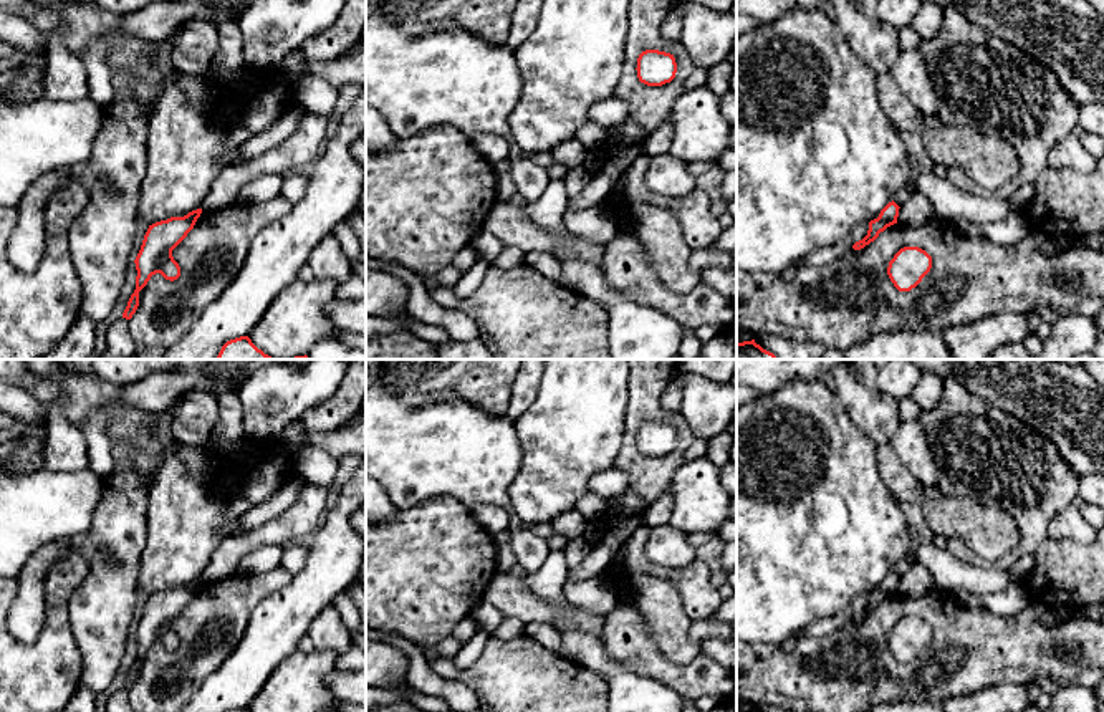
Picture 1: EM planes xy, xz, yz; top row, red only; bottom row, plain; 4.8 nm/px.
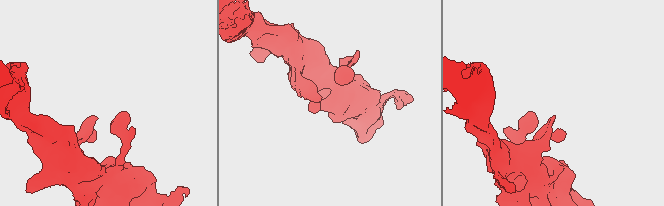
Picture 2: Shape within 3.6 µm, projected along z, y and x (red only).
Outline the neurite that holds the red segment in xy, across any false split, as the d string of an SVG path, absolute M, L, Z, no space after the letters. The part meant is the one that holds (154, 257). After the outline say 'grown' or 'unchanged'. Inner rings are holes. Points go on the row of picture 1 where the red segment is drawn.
M197 209L184 217L170 217L149 225L141 250L134 260L137 270L136 290L127 301L122 318L132 318L139 306L139 291L147 285L152 275L161 273L170 281L180 277L180 267L174 260L172 250L194 229L200 214L202 209Z | unchanged

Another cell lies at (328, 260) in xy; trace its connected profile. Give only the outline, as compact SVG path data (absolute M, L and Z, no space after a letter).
M333 233L326 235L311 252L308 265L316 278L331 278L338 283L344 283L354 273L353 262Z

